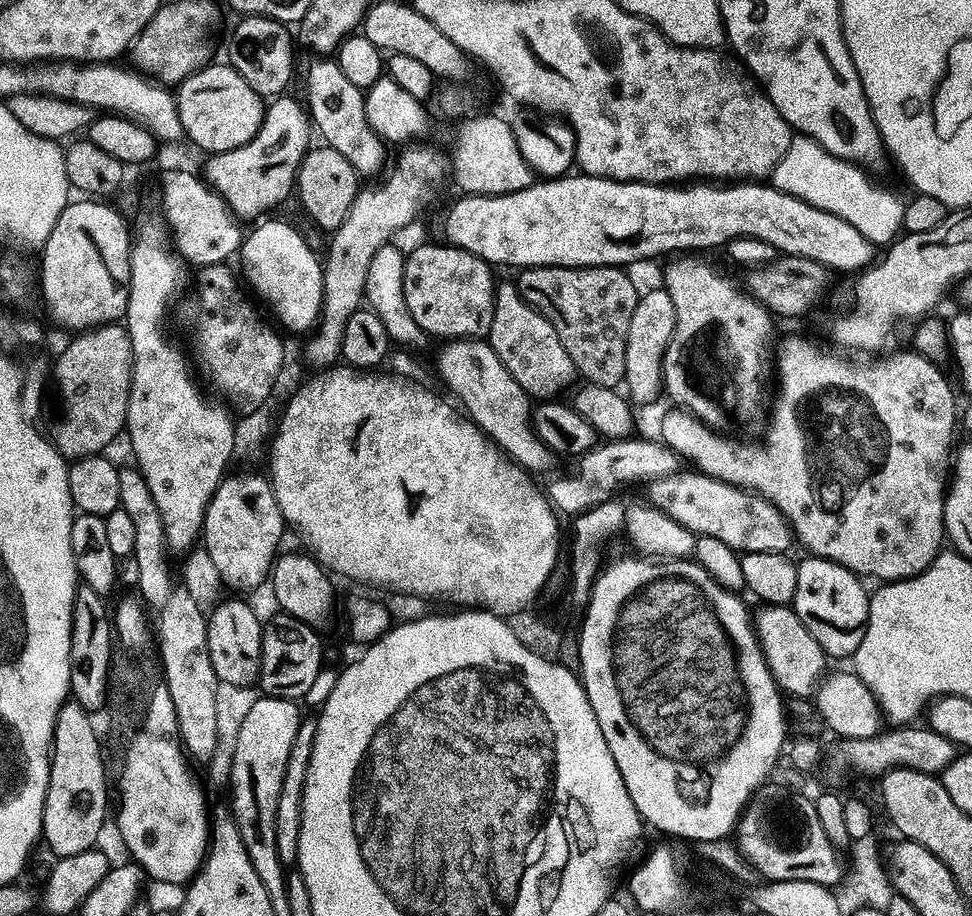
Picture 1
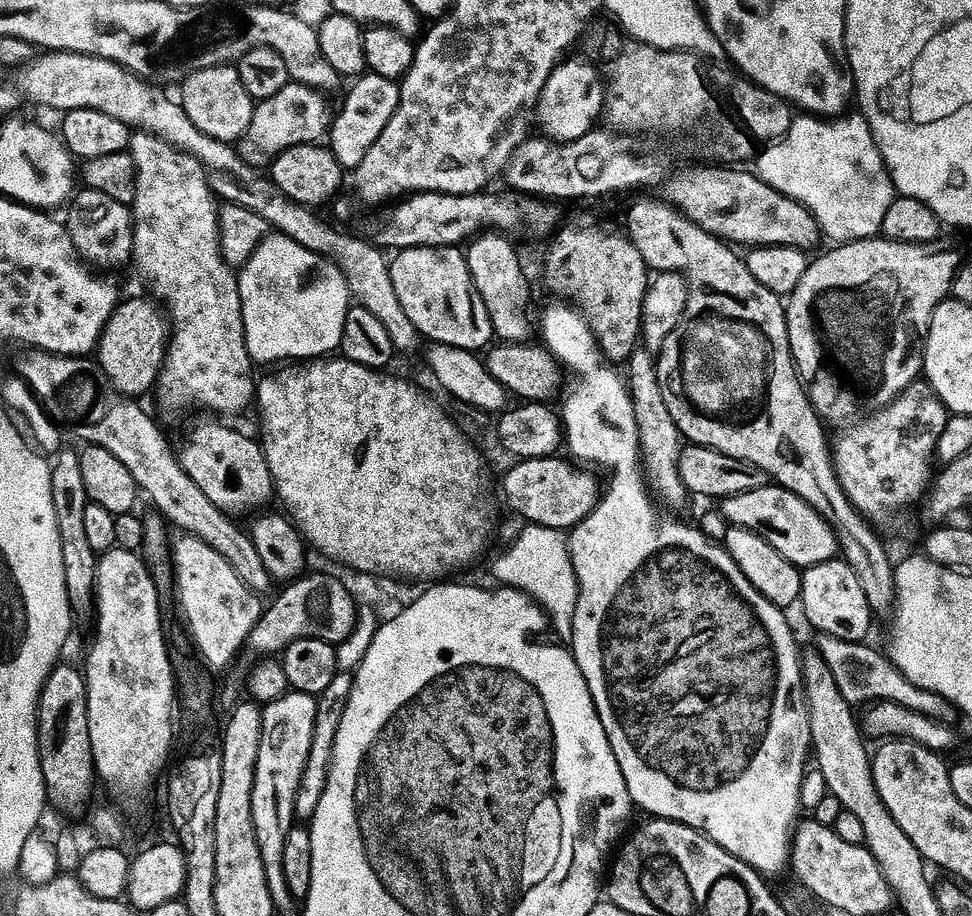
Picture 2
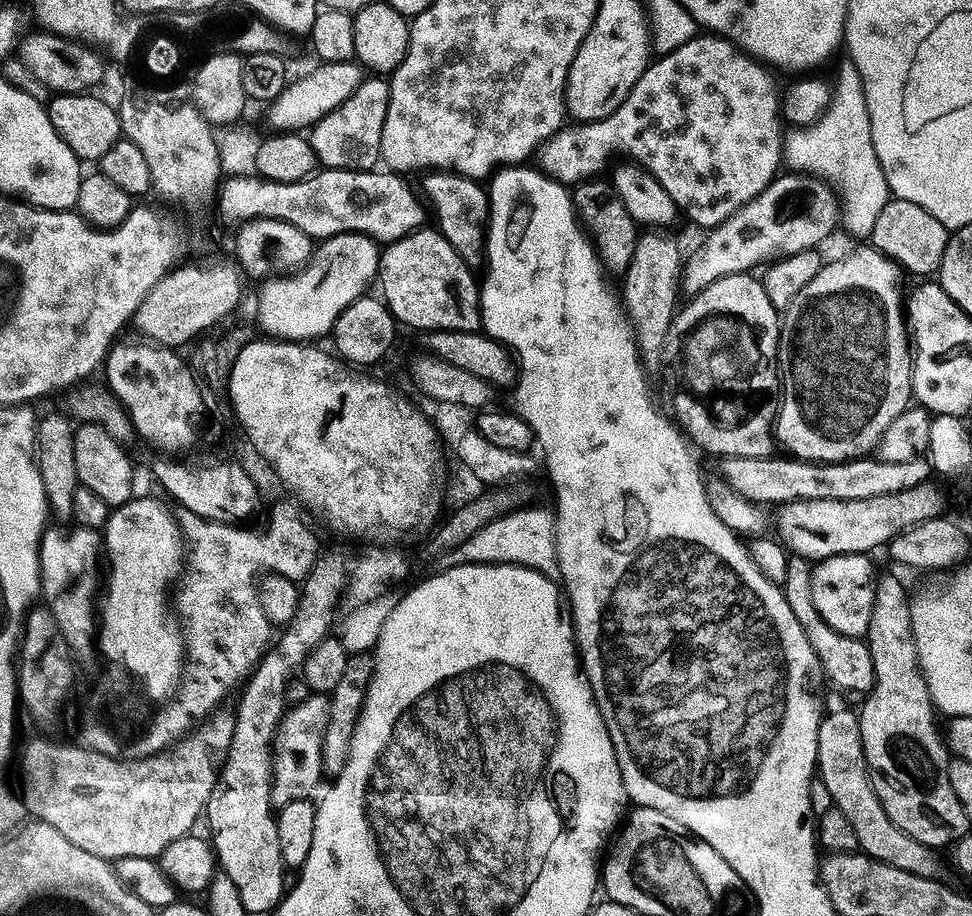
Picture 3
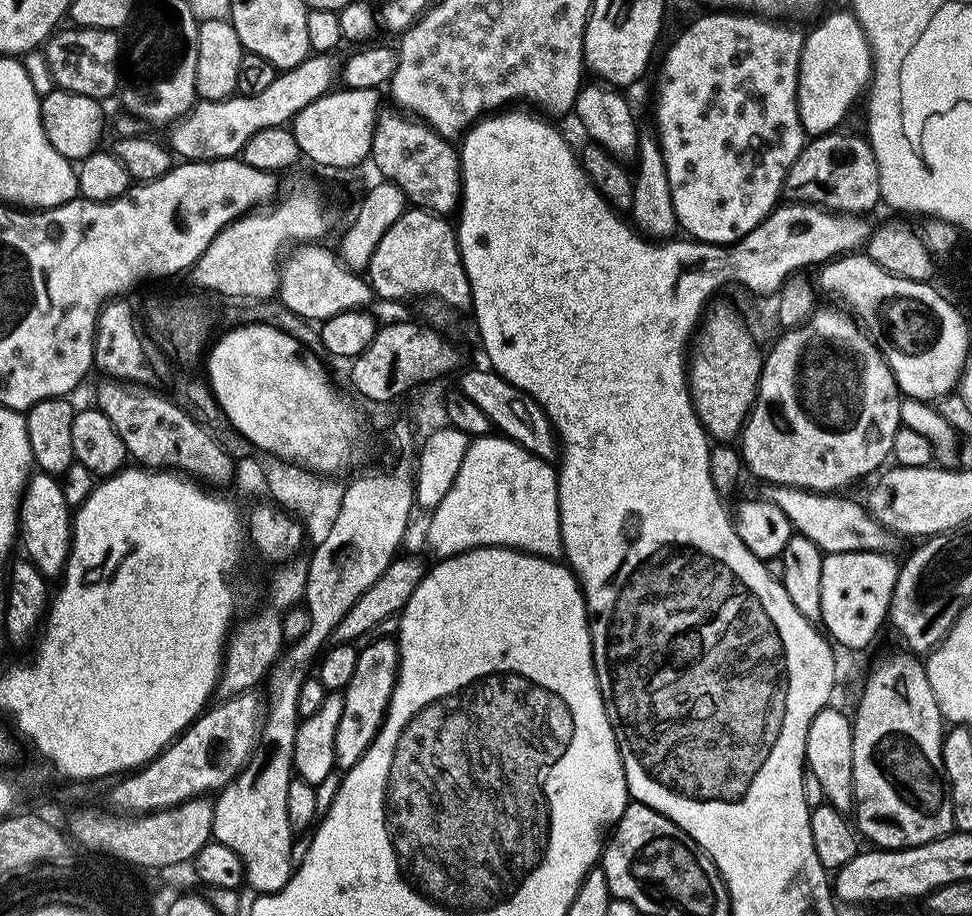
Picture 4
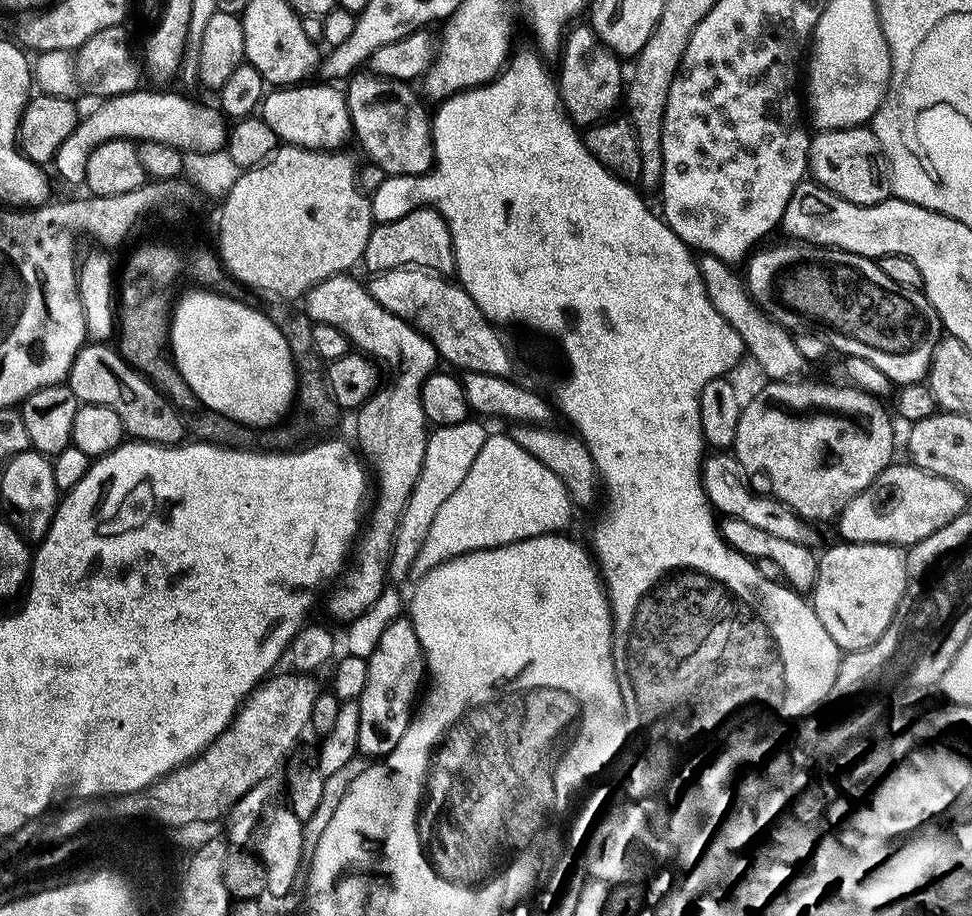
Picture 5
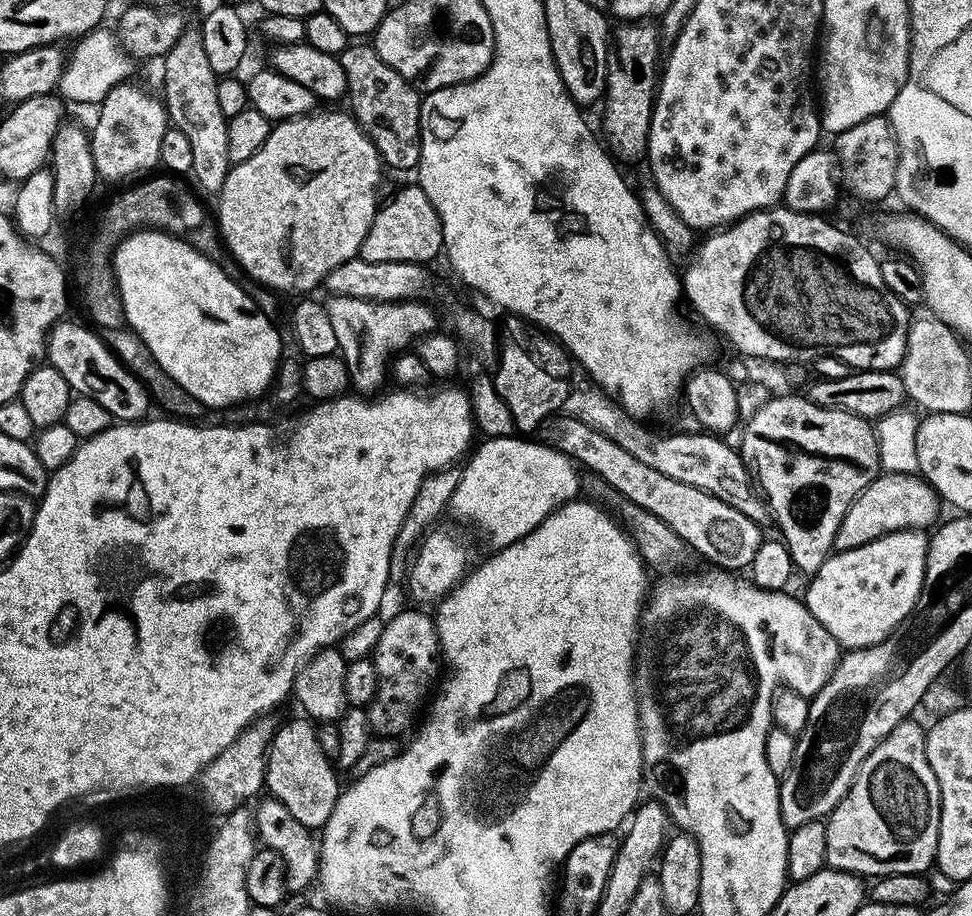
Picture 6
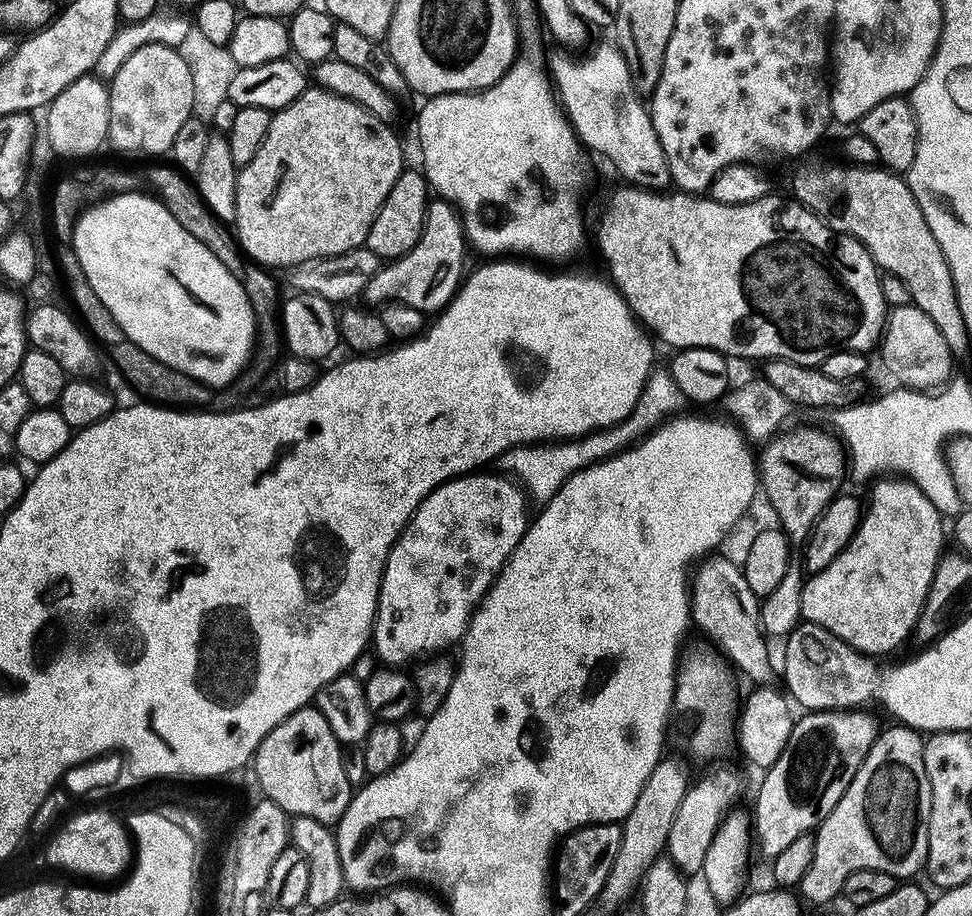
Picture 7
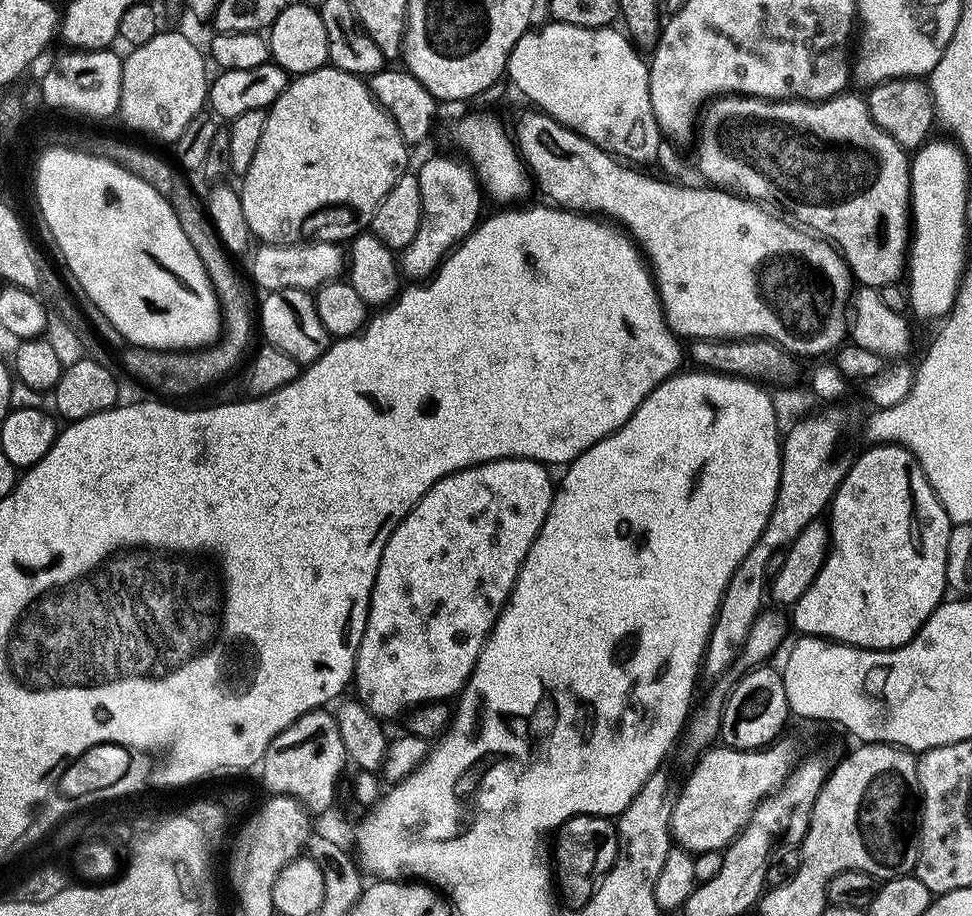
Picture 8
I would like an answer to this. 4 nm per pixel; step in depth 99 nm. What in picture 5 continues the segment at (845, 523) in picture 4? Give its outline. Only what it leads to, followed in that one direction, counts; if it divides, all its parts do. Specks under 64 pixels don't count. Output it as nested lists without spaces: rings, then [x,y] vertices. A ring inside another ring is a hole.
[[[712,454],[703,461],[702,483],[704,493],[708,496],[708,503],[721,517],[750,522],[750,526],[758,526],[758,530],[766,530],[766,534],[774,534],[774,538],[782,538],[786,542],[815,545],[817,529],[813,525],[802,519],[793,508],[787,508],[781,504],[778,499],[769,498],[770,500],[767,500],[764,496],[755,496],[736,477],[736,472],[738,473],[738,461],[735,455]]]

